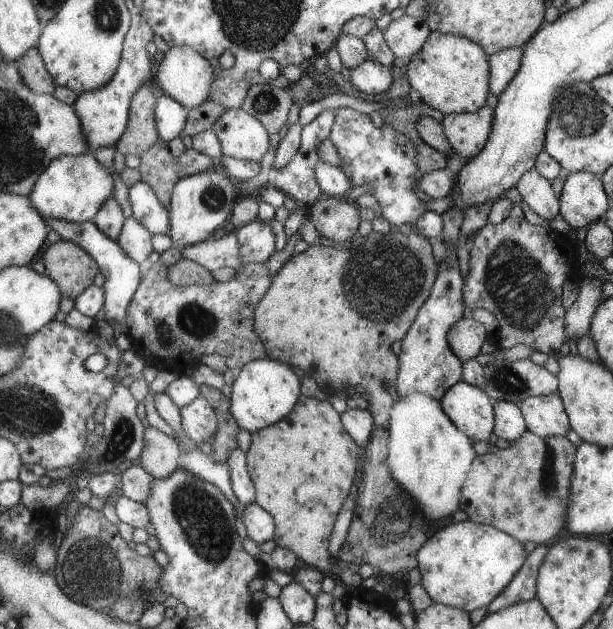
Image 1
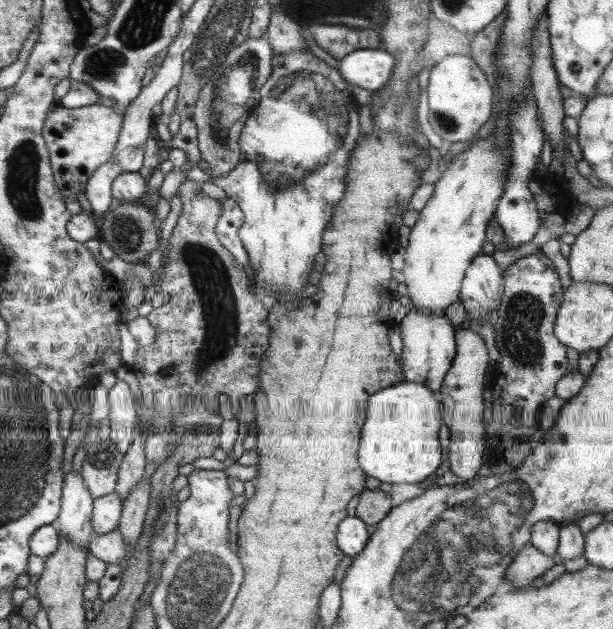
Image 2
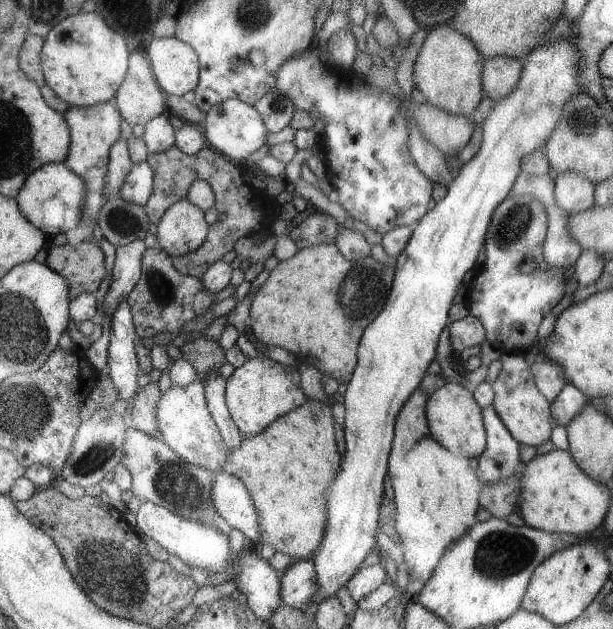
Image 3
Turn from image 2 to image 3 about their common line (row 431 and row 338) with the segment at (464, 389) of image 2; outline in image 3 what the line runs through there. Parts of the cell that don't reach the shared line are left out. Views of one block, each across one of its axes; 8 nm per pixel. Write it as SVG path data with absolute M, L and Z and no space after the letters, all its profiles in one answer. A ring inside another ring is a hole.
M468 316L449 325L452 352L464 352L470 346L476 346L486 339L485 328L478 318Z

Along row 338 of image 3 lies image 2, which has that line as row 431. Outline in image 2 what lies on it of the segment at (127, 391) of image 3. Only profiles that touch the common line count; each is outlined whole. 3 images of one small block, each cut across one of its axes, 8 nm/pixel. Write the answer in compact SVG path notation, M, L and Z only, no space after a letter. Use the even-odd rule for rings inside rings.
M117 379L116 384L109 388L108 400L111 408L109 439L125 455L138 433L138 415L136 414L134 395L128 387L128 383Z

